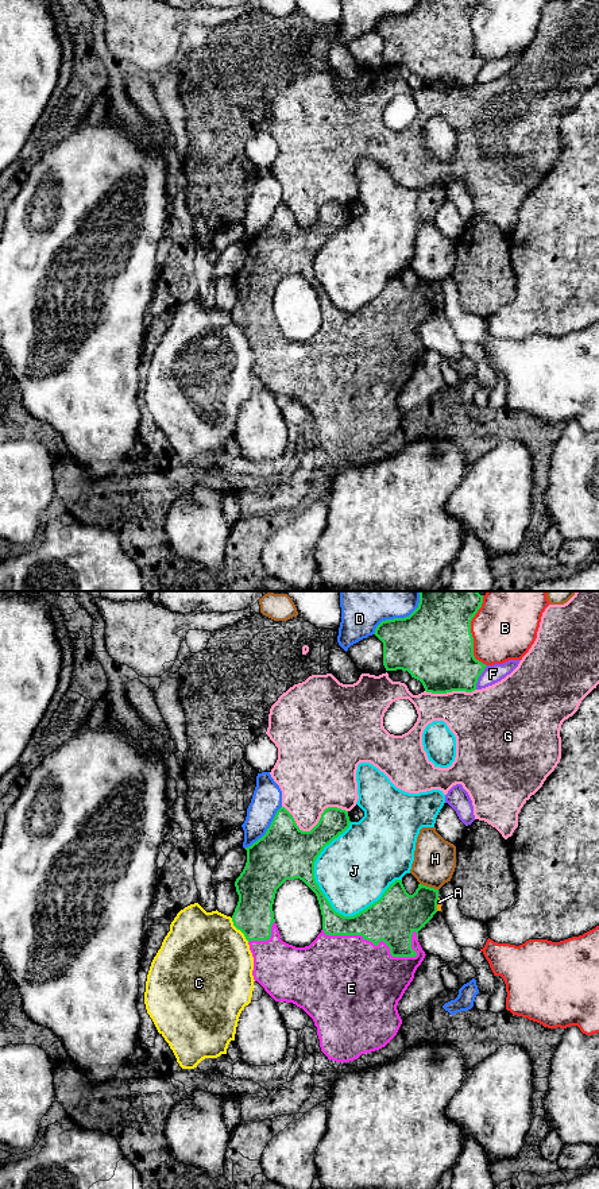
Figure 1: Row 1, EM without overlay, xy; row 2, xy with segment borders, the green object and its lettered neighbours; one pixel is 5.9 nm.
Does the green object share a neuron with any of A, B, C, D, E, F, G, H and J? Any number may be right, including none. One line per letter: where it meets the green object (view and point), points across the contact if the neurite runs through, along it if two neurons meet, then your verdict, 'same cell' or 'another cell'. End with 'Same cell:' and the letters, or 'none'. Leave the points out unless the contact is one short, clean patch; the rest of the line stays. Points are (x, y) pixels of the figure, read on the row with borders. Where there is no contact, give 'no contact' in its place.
A: xy (436, 904) | along xy (439, 898), (436, 910) | another cell
B: xy (470, 632) | another cell
C: xy (239, 929) | another cell
D: xy (401, 618) | another cell
E: xy (371, 941) | same cell
F: xy (478, 678) | another cell
G: xy (317, 823) | another cell
H: xy (429, 887) | another cell
J: xy (313, 869) | another cell
Same cell: E

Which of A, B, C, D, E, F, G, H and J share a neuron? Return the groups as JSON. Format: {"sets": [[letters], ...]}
{"sets": [["A"], ["B"], ["C"], ["D"], ["E"], ["F"], ["G"], ["H"], ["J"]]}

